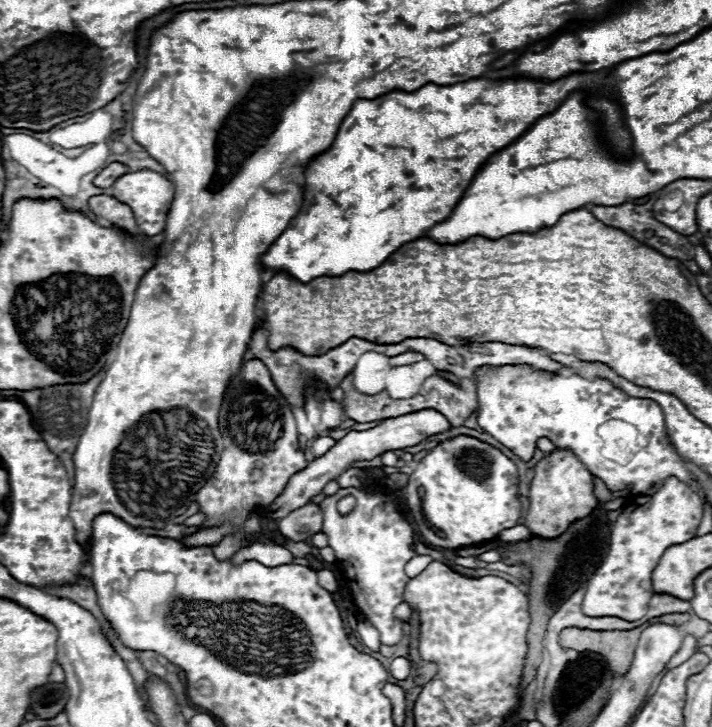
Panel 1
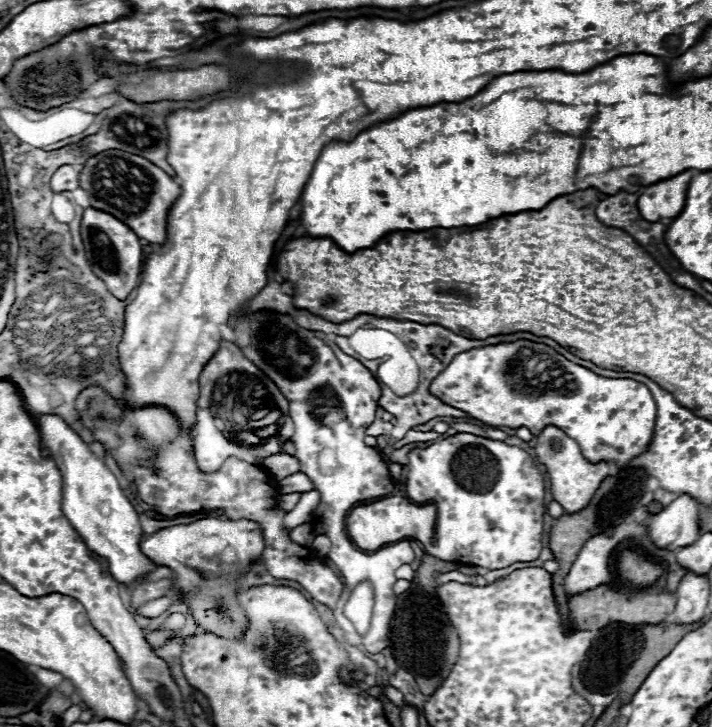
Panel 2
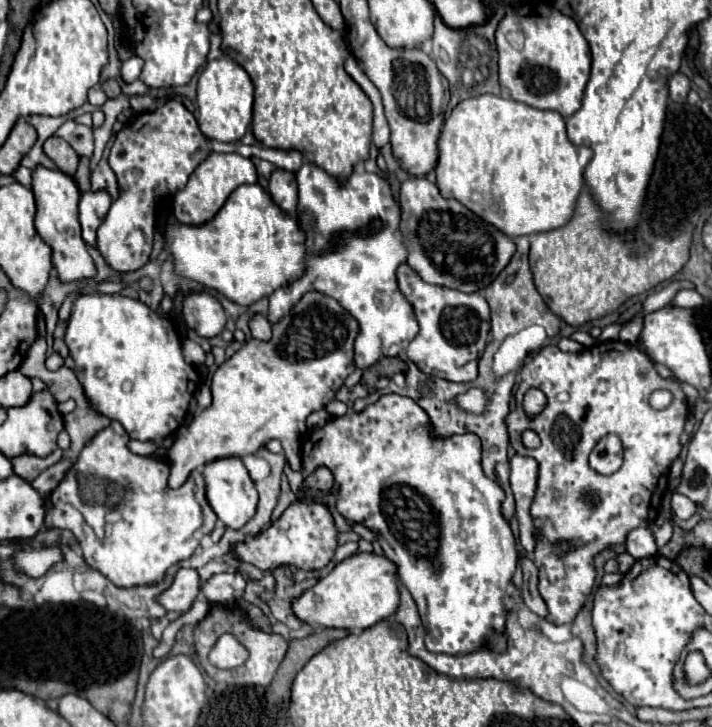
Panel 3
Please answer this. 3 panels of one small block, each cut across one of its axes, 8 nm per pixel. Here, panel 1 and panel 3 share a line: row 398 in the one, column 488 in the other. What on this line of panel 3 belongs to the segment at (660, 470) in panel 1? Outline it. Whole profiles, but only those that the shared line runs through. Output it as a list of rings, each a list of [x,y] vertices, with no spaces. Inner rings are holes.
[[[386,394],[382,396],[376,404],[368,406],[364,412],[348,412],[340,418],[332,418],[324,428],[308,434],[308,438],[302,444],[302,474],[310,472],[310,468],[316,468],[318,464],[326,464],[336,478],[338,492],[336,492],[336,508],[338,512],[358,524],[364,524],[370,530],[378,532],[378,540],[384,548],[384,554],[398,564],[398,578],[404,582],[404,586],[410,590],[420,618],[426,628],[426,648],[436,654],[450,654],[450,656],[462,656],[478,650],[480,646],[486,646],[488,650],[494,652],[506,652],[506,608],[504,608],[504,598],[506,598],[506,586],[510,584],[516,566],[518,566],[518,552],[516,552],[516,540],[514,534],[508,526],[508,522],[502,516],[502,502],[504,502],[504,490],[490,478],[484,476],[482,466],[480,466],[480,440],[474,434],[462,434],[462,436],[452,436],[452,438],[432,438],[430,436],[430,422],[426,412],[414,404],[414,400],[398,396],[398,394]]]

